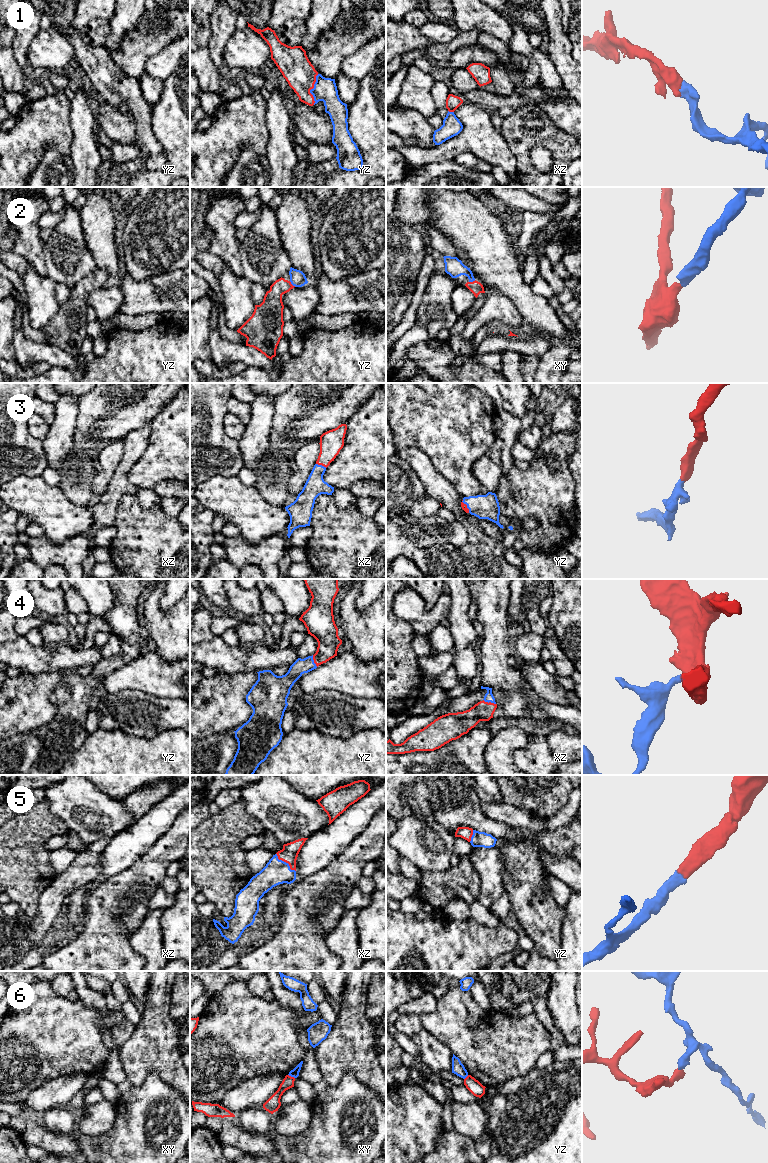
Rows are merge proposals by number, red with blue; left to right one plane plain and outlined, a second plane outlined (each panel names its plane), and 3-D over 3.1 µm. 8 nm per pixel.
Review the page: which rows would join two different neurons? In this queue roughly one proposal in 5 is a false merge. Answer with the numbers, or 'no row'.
6

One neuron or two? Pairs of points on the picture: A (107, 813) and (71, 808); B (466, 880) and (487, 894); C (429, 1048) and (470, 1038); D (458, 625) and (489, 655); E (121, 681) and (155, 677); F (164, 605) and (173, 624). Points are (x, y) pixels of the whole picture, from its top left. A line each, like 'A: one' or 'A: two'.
A: one
B: two
C: two
D: two
E: one
F: two

